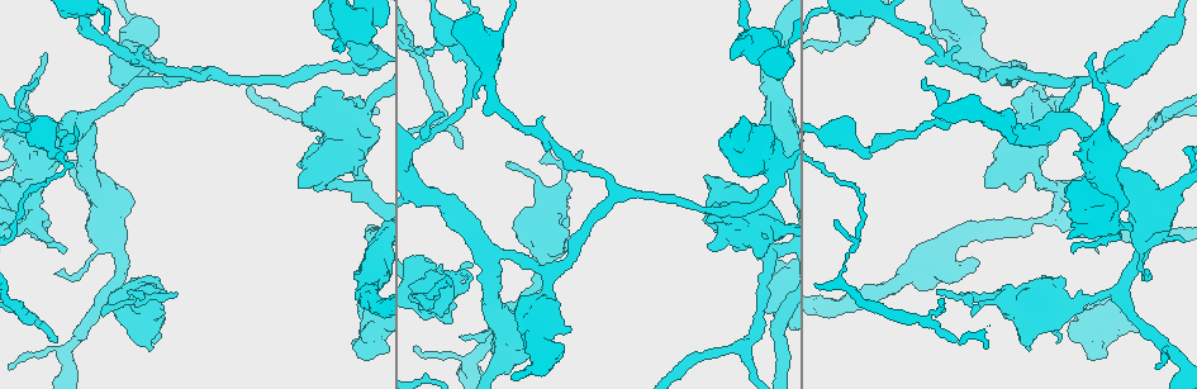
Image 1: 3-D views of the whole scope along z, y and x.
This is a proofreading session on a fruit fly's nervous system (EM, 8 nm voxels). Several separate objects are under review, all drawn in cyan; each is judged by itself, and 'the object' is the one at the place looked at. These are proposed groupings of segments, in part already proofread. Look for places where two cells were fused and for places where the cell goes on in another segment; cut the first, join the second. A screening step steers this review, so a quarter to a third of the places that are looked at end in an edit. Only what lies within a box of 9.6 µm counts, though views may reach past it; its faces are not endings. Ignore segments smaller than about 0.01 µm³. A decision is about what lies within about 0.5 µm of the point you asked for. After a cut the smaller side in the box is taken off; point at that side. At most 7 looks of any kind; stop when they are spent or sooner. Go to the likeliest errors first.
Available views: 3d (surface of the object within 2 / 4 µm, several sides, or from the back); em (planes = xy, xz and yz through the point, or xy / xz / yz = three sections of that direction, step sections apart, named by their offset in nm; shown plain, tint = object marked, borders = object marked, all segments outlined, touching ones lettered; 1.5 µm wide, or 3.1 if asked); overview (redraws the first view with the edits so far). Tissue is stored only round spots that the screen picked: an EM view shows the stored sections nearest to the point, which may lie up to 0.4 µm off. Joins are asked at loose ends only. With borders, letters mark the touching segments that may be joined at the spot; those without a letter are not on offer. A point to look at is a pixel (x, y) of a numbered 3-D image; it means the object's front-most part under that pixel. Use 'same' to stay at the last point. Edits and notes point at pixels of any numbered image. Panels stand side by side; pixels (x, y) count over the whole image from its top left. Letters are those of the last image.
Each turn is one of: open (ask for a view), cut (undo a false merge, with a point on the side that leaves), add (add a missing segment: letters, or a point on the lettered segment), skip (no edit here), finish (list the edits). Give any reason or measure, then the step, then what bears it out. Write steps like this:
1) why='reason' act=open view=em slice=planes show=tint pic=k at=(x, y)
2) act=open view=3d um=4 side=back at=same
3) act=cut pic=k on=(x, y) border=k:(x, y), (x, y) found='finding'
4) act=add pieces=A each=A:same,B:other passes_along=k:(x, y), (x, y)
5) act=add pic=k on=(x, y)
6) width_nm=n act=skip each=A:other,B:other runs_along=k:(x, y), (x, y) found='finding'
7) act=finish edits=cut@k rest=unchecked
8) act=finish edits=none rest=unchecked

why='an open end' act=open view=em slice=xz step=8 show=borders pic=1 at=(463, 149)

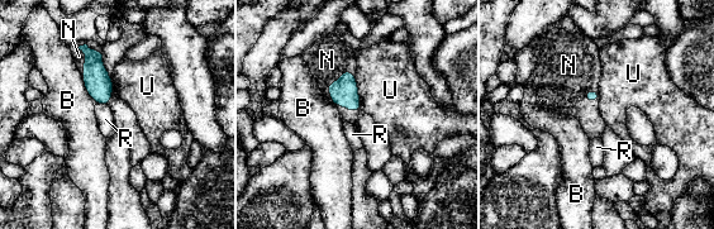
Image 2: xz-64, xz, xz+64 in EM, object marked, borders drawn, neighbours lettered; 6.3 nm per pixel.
act=add pieces=N each=B:other,N:same,R:other,U:other found='the cell continues'

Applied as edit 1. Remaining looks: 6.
why='free end' act=open view=3d um=4 pic=1 at=(363, 335)

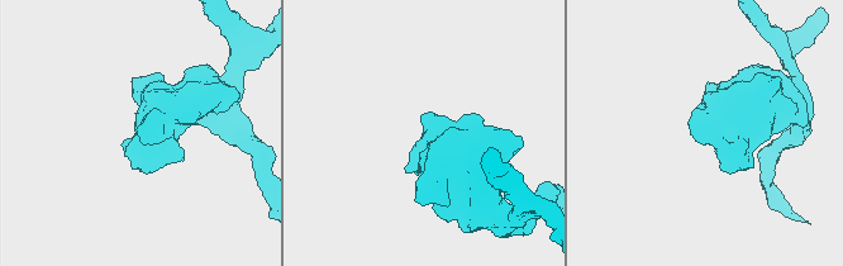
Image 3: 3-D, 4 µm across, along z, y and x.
why='now the EM' act=open view=em slice=yz step=4 show=plain pic=3 at=(690, 130)

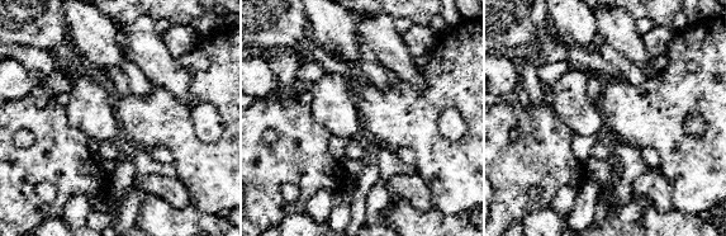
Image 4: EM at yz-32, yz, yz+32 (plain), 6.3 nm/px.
act=open view=em slice=yz step=4 show=borders at=same

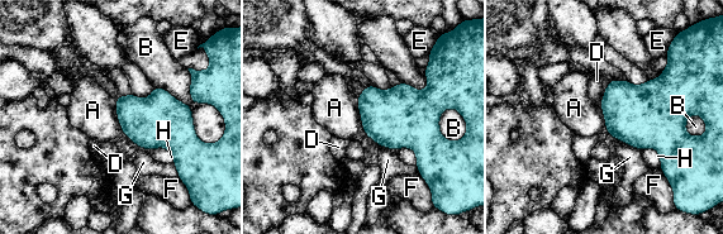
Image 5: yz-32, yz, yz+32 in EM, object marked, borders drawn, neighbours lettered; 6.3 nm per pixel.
act=skip each=A:other,B:other,D:other,E:other,F:other,G:other,H:other border=5:(356, 99), (365, 134) found='none of them fits'

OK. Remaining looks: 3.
why='free end' act=open view=3d um=2 pic=1 at=(45, 55)

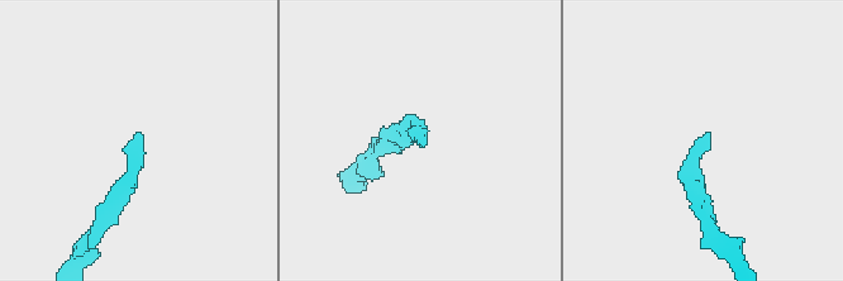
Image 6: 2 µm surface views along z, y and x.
act=open view=em slice=planes show=borders pic=6 at=(143, 137)

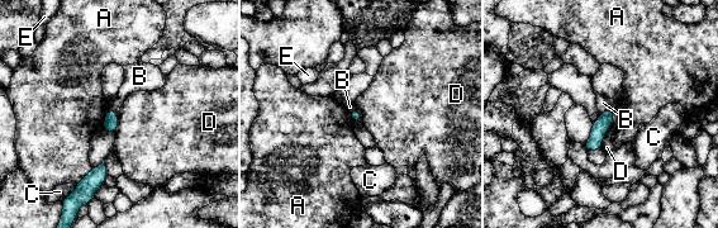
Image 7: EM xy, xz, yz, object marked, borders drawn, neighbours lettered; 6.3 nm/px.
act=skip each=A:other,B:other,C:other,D:other,E:other border=7:(613, 122), (602, 141), (600, 148) found='none of them fits'

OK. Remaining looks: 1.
act=finish edits=add@2 rest=unchecked

